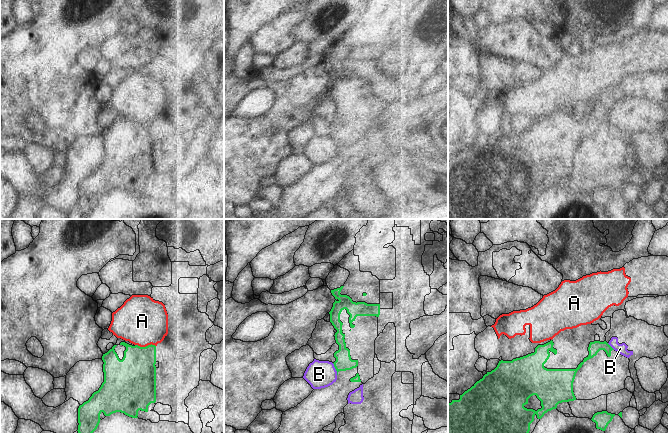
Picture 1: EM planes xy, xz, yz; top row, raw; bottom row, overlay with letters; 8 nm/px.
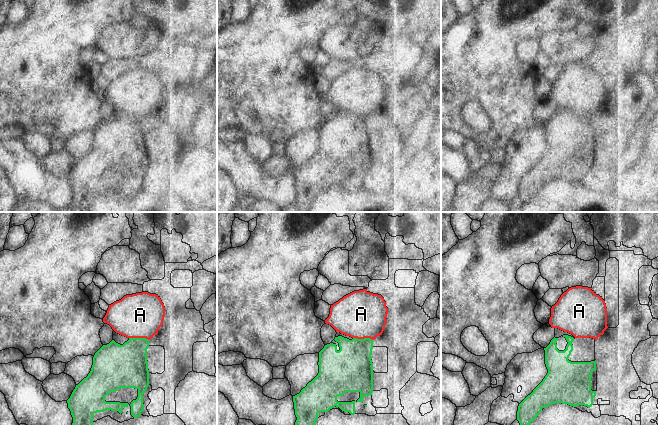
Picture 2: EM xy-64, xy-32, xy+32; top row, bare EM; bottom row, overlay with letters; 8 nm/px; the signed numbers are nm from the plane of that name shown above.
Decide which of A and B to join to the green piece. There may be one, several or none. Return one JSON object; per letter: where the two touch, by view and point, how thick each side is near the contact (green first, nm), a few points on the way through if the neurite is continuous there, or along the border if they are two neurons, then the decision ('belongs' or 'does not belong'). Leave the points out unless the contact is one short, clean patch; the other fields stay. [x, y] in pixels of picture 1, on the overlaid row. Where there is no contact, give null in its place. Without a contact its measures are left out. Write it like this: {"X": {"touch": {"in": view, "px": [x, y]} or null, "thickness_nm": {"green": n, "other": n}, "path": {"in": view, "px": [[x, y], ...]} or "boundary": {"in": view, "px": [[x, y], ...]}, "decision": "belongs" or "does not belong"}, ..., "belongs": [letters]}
{"A": {"touch": {"in": "xy", "px": [146, 346]}, "thickness_nm": {"green": 340, "other": 400}, "boundary": {"in": "xy", "px": [[135, 344], [140, 346], [153, 344], [155, 346]]}, "decision": "does not belong"}, "B": {"touch": {"in": "xz", "px": [335, 368]}, "thickness_nm": {"green": 130, "other": 220}, "decision": "does not belong"}, "belongs": []}

